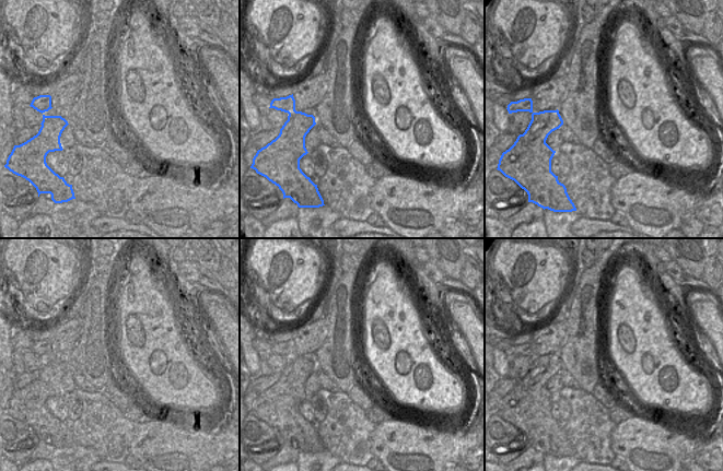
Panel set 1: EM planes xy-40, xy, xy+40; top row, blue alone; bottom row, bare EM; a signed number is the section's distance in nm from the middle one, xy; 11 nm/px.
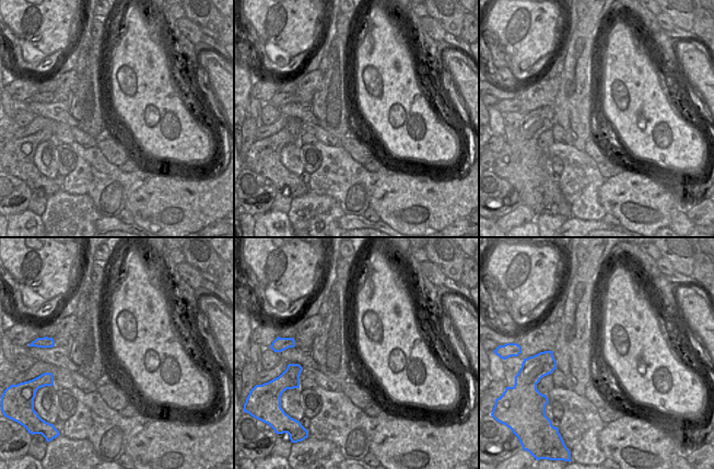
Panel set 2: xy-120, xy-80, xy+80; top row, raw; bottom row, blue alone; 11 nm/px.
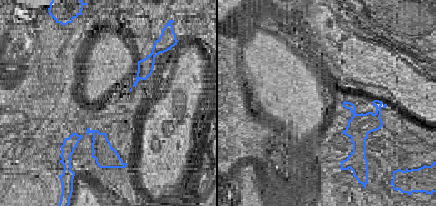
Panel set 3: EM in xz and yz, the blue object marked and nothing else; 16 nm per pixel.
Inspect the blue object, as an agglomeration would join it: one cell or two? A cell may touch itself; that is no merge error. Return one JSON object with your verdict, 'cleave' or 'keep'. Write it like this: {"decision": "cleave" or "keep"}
{"decision": "cleave"}

